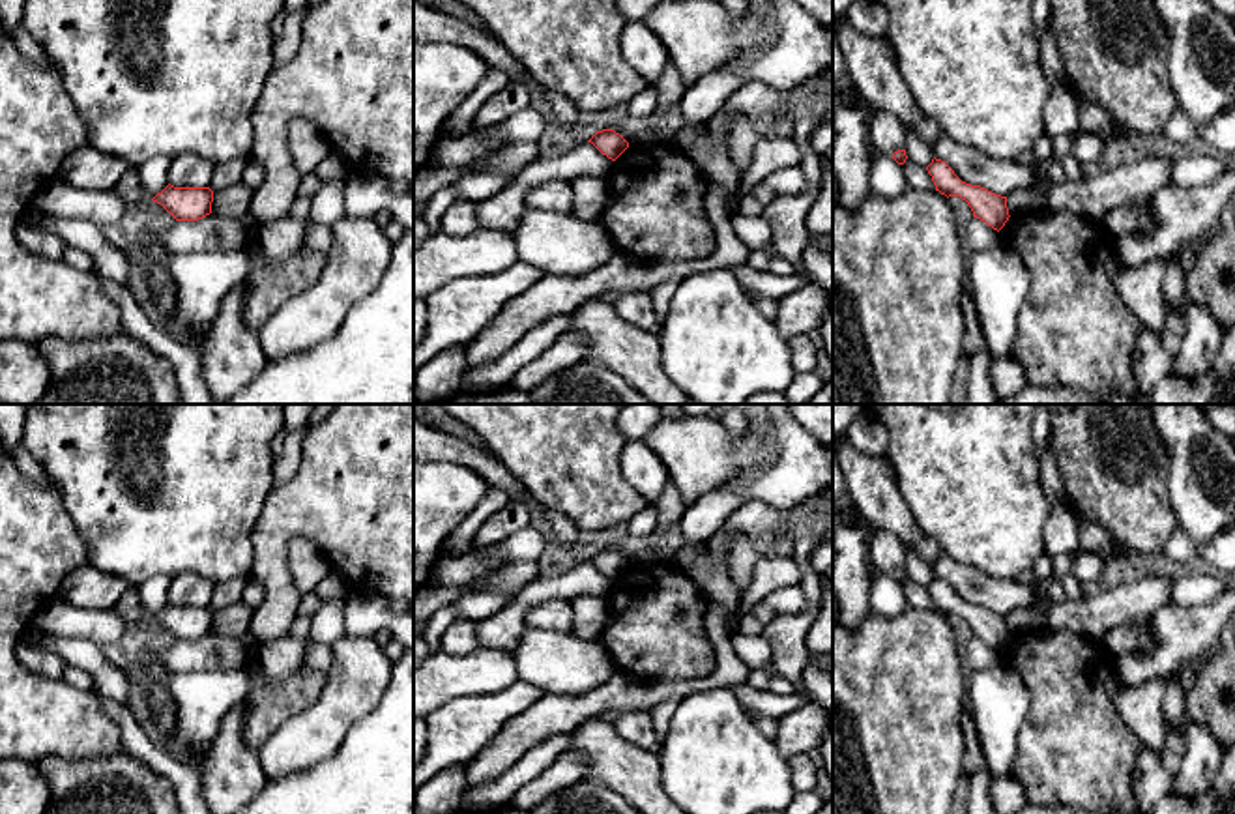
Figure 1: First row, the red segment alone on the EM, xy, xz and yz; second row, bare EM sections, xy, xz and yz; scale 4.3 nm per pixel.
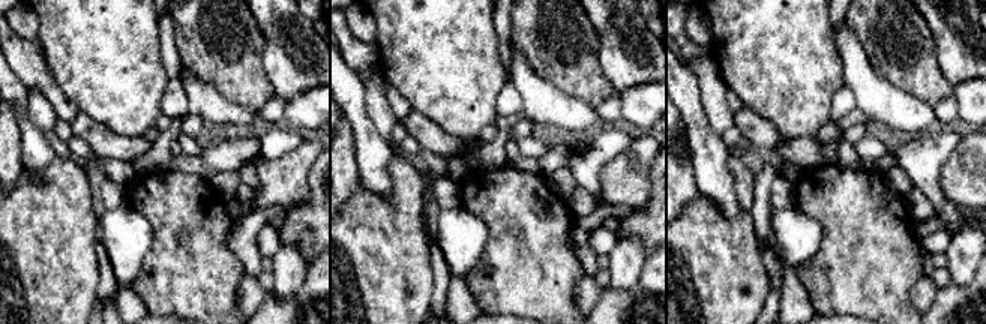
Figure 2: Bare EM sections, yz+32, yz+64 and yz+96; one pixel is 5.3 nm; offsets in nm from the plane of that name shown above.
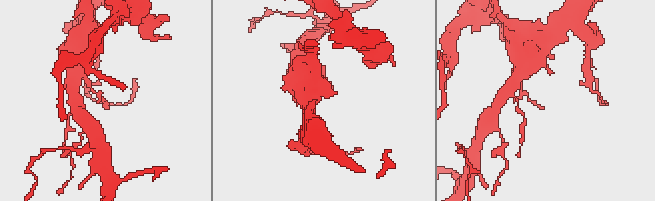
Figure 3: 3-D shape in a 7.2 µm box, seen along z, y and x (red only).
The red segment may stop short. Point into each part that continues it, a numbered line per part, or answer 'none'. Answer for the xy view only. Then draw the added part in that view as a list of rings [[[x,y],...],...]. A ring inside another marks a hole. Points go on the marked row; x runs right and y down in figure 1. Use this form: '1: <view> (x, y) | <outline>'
none

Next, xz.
none

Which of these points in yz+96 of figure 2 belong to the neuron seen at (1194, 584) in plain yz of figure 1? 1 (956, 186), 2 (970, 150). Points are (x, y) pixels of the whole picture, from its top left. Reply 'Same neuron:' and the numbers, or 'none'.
Same neuron: none

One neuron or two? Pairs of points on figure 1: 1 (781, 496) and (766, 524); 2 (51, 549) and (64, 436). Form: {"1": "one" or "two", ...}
{"1": "two", "2": "two"}

